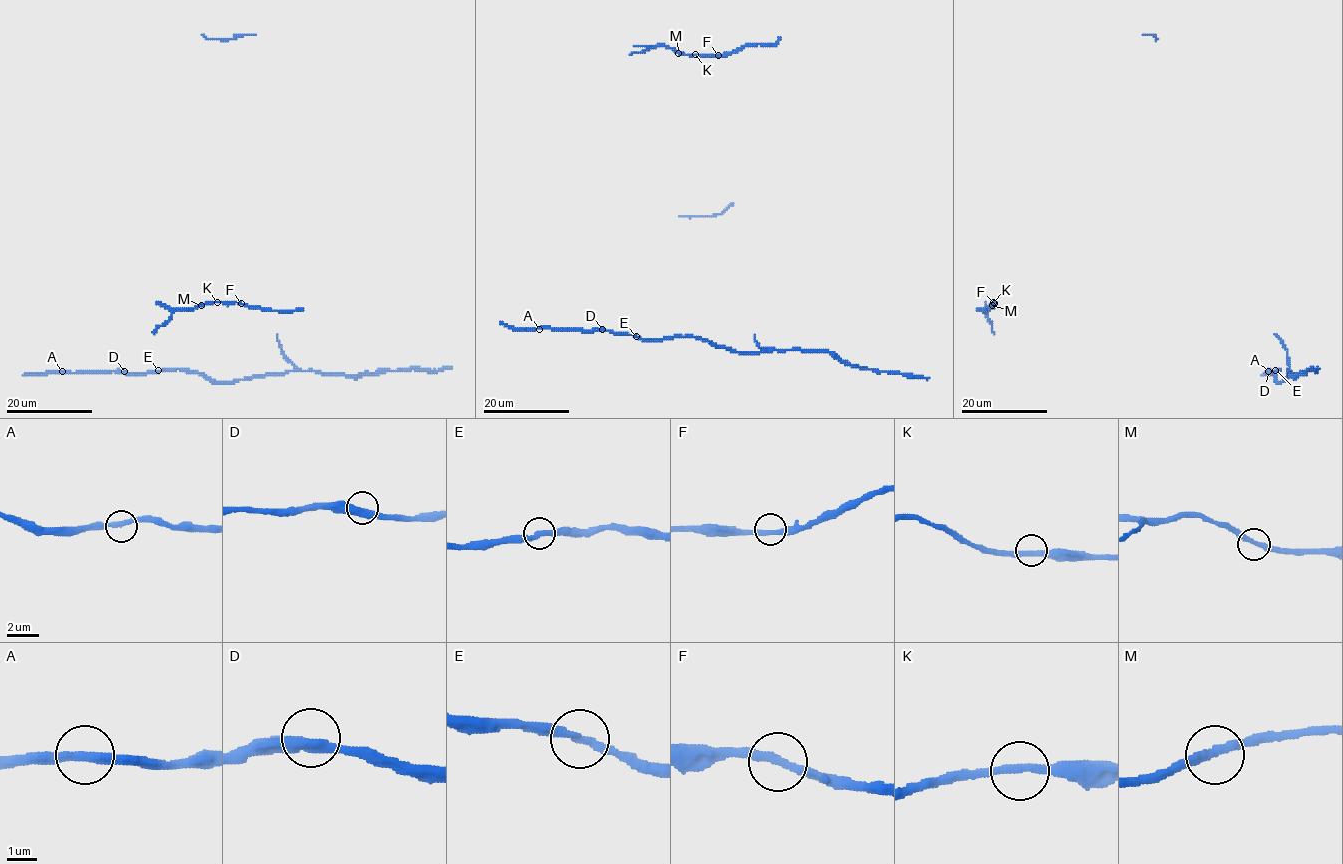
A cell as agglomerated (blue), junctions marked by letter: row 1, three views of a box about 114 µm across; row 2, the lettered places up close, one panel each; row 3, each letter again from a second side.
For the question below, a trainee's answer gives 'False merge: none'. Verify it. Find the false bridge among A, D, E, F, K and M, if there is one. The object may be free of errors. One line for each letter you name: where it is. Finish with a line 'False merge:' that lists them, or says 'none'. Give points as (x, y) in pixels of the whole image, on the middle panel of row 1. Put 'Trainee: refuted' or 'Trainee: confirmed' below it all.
False merge: none
Trainee: confirmed

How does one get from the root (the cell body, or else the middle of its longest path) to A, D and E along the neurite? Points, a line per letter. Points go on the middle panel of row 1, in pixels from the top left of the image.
A: (663, 339), (644, 341), (608, 331), (539, 329)
D: (663, 339), (644, 341), (602, 329)
E: (663, 339), (644, 341), (635, 336)

